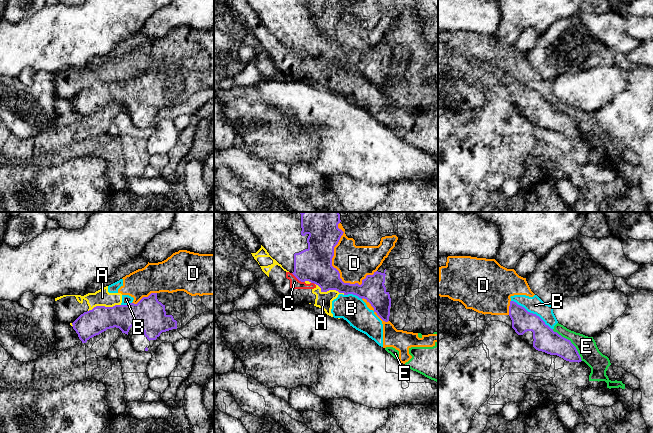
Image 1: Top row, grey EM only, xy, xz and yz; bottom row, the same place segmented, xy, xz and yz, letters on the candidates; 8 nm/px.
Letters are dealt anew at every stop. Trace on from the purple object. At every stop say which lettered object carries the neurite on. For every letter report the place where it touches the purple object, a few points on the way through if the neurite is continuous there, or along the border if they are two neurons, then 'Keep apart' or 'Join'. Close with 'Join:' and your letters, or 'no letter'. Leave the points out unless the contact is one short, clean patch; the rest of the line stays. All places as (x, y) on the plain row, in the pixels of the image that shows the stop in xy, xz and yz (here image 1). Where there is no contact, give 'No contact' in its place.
A: Touches purple at xz (329, 65). Keep apart
B: Touches purple at yz (532, 89). Keep apart
C: Touches purple at xz (298, 55). Keep apart
D: Touches purple at xz (331, 37). Keep apart
E: Touches purple at yz (570, 118). Keep apart
Join: no letter

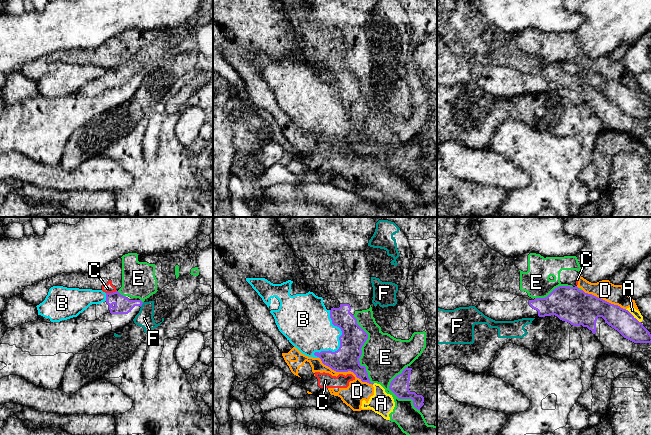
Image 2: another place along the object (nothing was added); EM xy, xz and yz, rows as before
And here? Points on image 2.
A: Touches purple at yz (633, 92). Keep apart
B: Touches purple at xz (340, 118). Join
C: Touches purple at xy (111, 69). Keep apart
D: Touches purple at xz (345, 147). Keep apart
E: Touches purple at xz (361, 127). Keep apart
F: Touches purple at xy (142, 79). Boundary: xy (143, 78), (140, 82). Keep apart
Join: B

